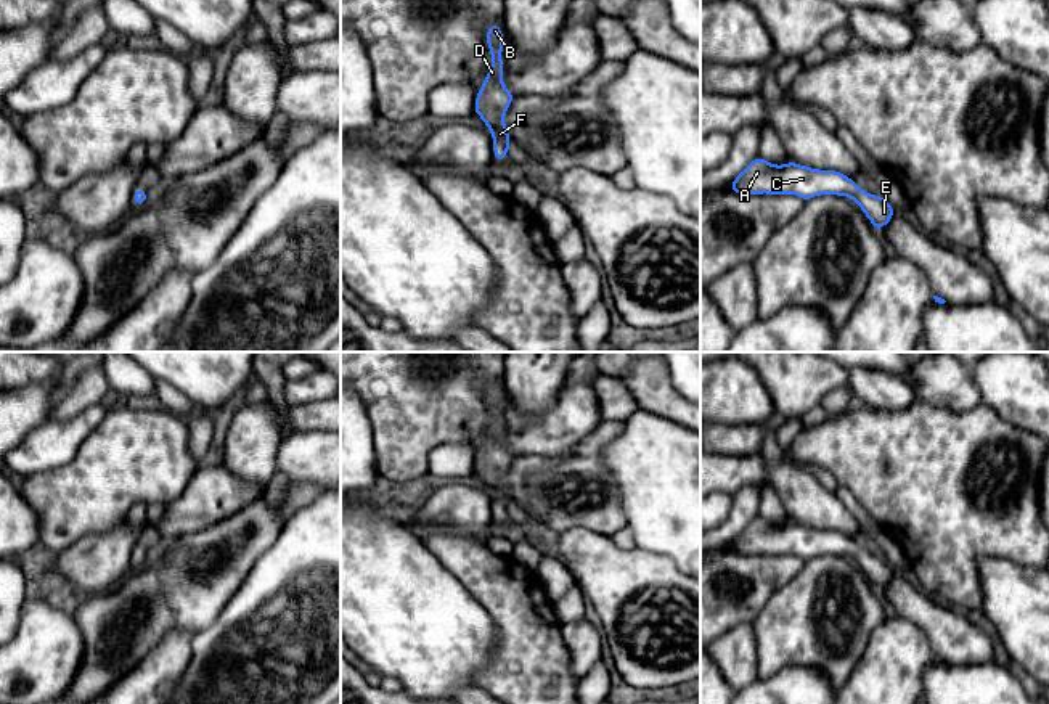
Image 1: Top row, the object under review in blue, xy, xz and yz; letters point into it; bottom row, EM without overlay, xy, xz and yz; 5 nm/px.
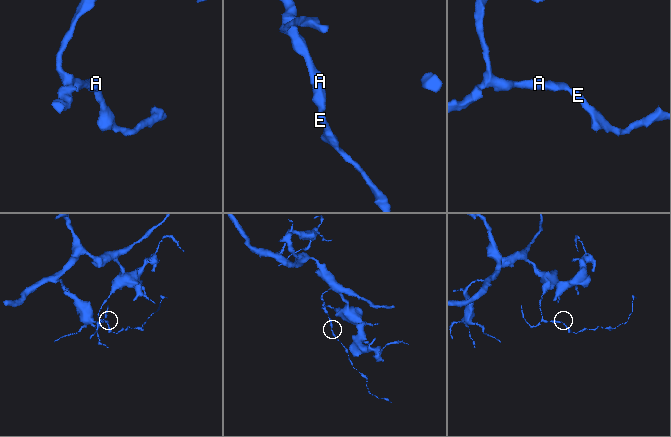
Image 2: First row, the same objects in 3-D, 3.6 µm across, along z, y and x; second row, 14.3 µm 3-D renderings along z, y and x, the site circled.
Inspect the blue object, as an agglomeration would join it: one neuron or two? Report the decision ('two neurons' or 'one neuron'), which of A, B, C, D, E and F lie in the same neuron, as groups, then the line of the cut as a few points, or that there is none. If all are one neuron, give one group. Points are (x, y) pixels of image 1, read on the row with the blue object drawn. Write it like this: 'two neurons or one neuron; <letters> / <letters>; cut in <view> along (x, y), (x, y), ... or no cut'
one neuron; A B C D E F; no cut

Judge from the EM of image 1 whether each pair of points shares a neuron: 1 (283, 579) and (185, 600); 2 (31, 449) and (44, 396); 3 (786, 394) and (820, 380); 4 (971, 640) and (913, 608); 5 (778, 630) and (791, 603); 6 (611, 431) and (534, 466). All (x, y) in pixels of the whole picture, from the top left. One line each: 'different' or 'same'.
1: different
2: different
3: same
4: same
5: same
6: same

